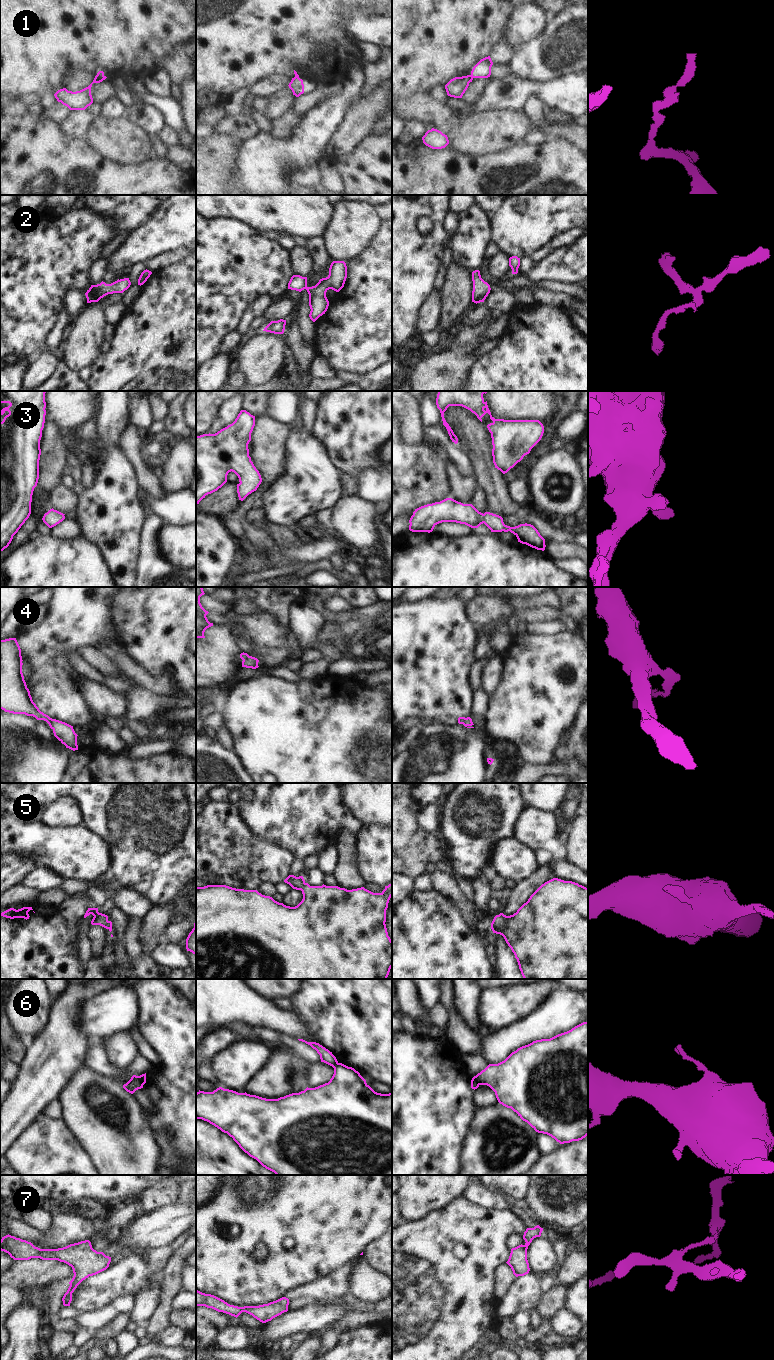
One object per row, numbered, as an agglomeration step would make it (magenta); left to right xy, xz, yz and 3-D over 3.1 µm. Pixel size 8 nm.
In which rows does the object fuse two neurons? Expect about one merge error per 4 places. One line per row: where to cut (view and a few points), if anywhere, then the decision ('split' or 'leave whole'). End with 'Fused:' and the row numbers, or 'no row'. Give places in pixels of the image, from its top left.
1: cut in yz along (470, 75), (473, 77); split
2: no cut; leave whole
3: no cut; leave whole
4: no cut; leave whole
5: no cut; leave whole
6: cut in yz along (474, 1076), (479, 1084); split
7: no cut; leave whole
Fused: 1, 6

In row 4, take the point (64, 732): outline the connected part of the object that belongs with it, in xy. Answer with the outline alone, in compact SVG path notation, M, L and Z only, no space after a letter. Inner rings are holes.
M16 638L0 640L0 709L46 721L54 736L73 751L78 750L73 726L50 718L33 702L22 673L21 649Z

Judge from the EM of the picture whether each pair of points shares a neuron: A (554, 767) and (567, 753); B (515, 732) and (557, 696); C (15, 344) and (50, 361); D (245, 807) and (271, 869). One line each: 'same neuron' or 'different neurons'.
A: different neurons
B: same neuron
C: different neurons
D: different neurons

